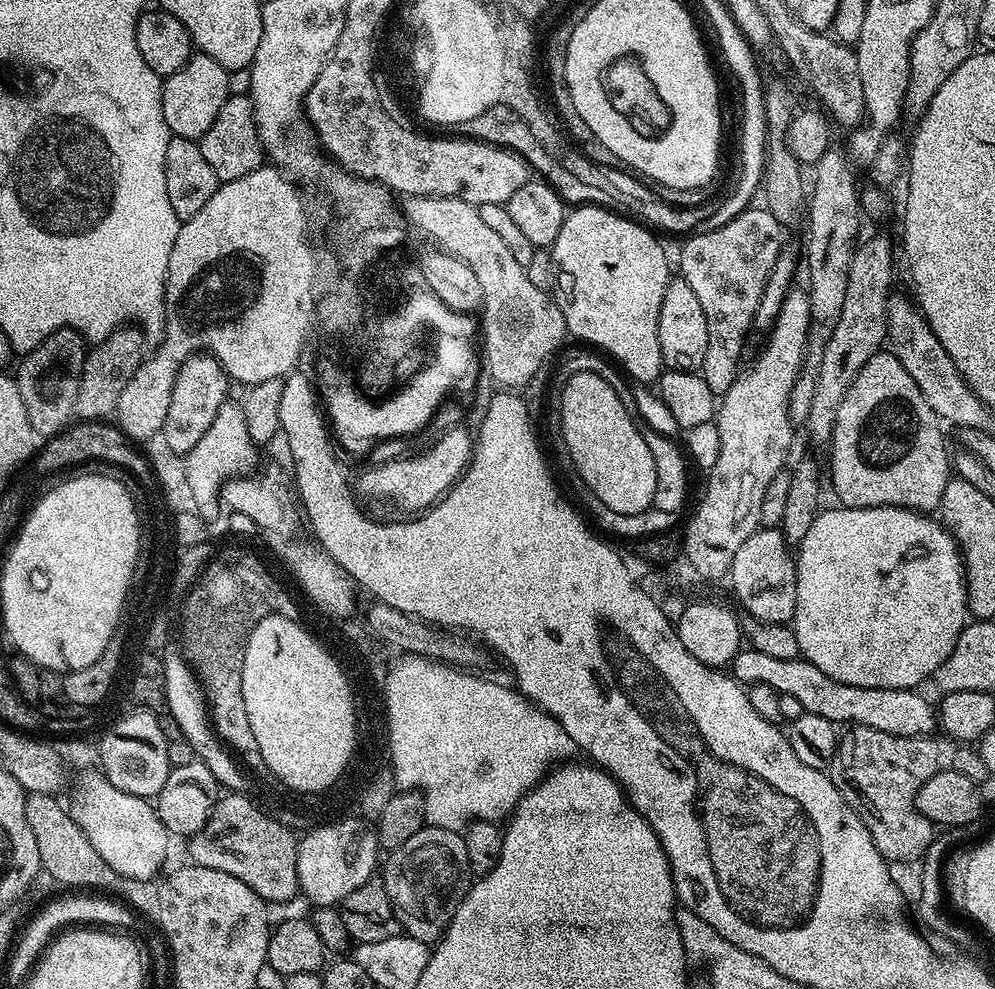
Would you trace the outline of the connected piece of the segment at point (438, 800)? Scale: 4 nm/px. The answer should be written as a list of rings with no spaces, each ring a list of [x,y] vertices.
[[[412,660],[395,672],[387,688],[396,757],[394,774],[424,797],[424,818],[431,827],[458,833],[473,822],[507,821],[524,793],[544,779],[550,766],[571,761],[578,752],[574,738],[560,723],[525,700],[519,691],[467,674],[464,670],[453,674]]]

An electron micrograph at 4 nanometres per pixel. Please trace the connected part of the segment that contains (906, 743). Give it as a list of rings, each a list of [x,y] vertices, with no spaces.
[[[851,725],[839,733],[836,741],[830,775],[834,786],[842,794],[842,798],[859,814],[866,826],[876,849],[884,855],[885,860],[916,860],[919,861],[932,845],[934,825],[920,813],[916,805],[916,795],[922,786],[936,772],[941,771],[940,748],[935,739],[926,736],[895,736],[882,734],[882,730],[870,730],[870,726]]]

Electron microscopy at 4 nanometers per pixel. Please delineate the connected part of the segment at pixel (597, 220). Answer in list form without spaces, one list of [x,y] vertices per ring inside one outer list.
[[[576,206],[564,217],[562,230],[558,230],[558,238],[550,249],[559,275],[563,279],[565,276],[572,287],[572,301],[563,305],[564,321],[568,332],[585,340],[588,343],[585,345],[605,348],[600,350],[607,353],[633,381],[641,380],[651,385],[659,380],[665,367],[662,350],[658,346],[658,310],[662,310],[662,298],[670,279],[668,256],[643,223],[635,224],[624,216],[616,215],[620,214],[604,206]]]

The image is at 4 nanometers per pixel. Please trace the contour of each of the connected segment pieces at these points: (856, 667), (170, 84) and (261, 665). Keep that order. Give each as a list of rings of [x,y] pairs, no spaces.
[[[825,507],[814,518],[810,530],[806,530],[806,538],[802,538],[795,553],[796,562],[796,609],[790,621],[796,632],[800,655],[810,661],[822,674],[830,674],[838,682],[846,686],[866,686],[867,688],[911,688],[921,687],[924,679],[935,677],[936,671],[950,658],[950,650],[954,650],[958,636],[970,620],[968,610],[968,585],[964,578],[964,558],[960,545],[951,532],[939,519],[923,512],[913,512],[911,508],[836,508]]]
[[[194,54],[174,74],[163,77],[162,90],[162,118],[166,118],[166,126],[172,136],[181,136],[200,141],[210,130],[214,118],[218,118],[218,110],[222,110],[222,102],[226,102],[230,95],[228,91],[227,68],[224,68],[214,58],[203,54]]]
[[[269,614],[254,626],[242,666],[242,698],[246,698],[246,714],[250,714],[250,730],[254,730],[257,750],[268,756],[270,770],[278,773],[278,779],[282,778],[296,788],[321,788],[340,772],[350,747],[348,688],[344,688],[336,664],[312,644],[303,623],[295,624],[288,616]]]

